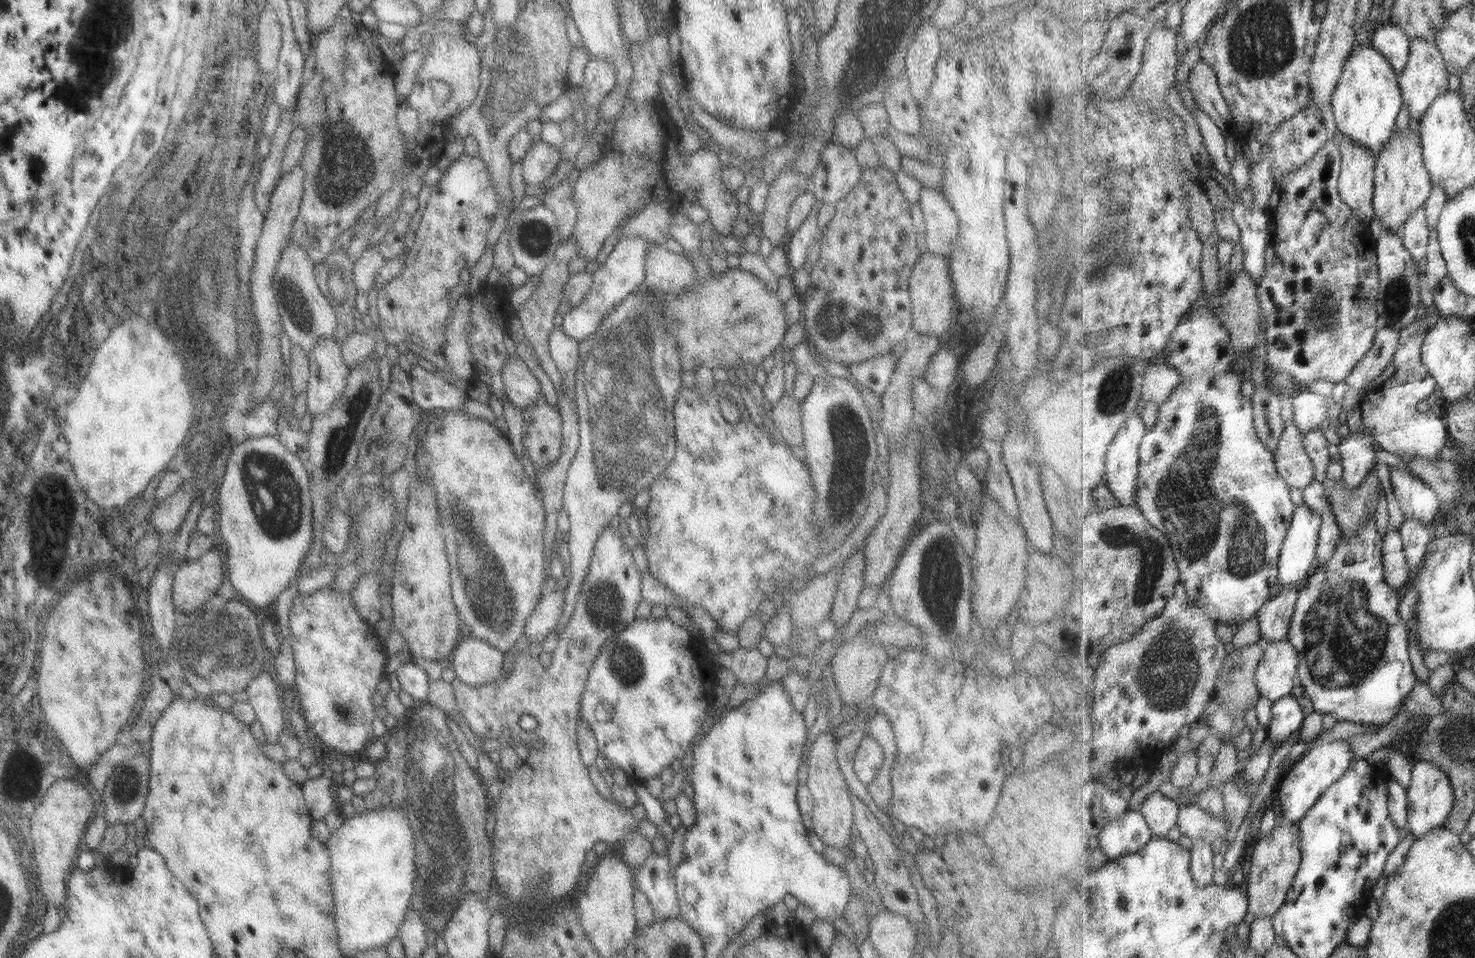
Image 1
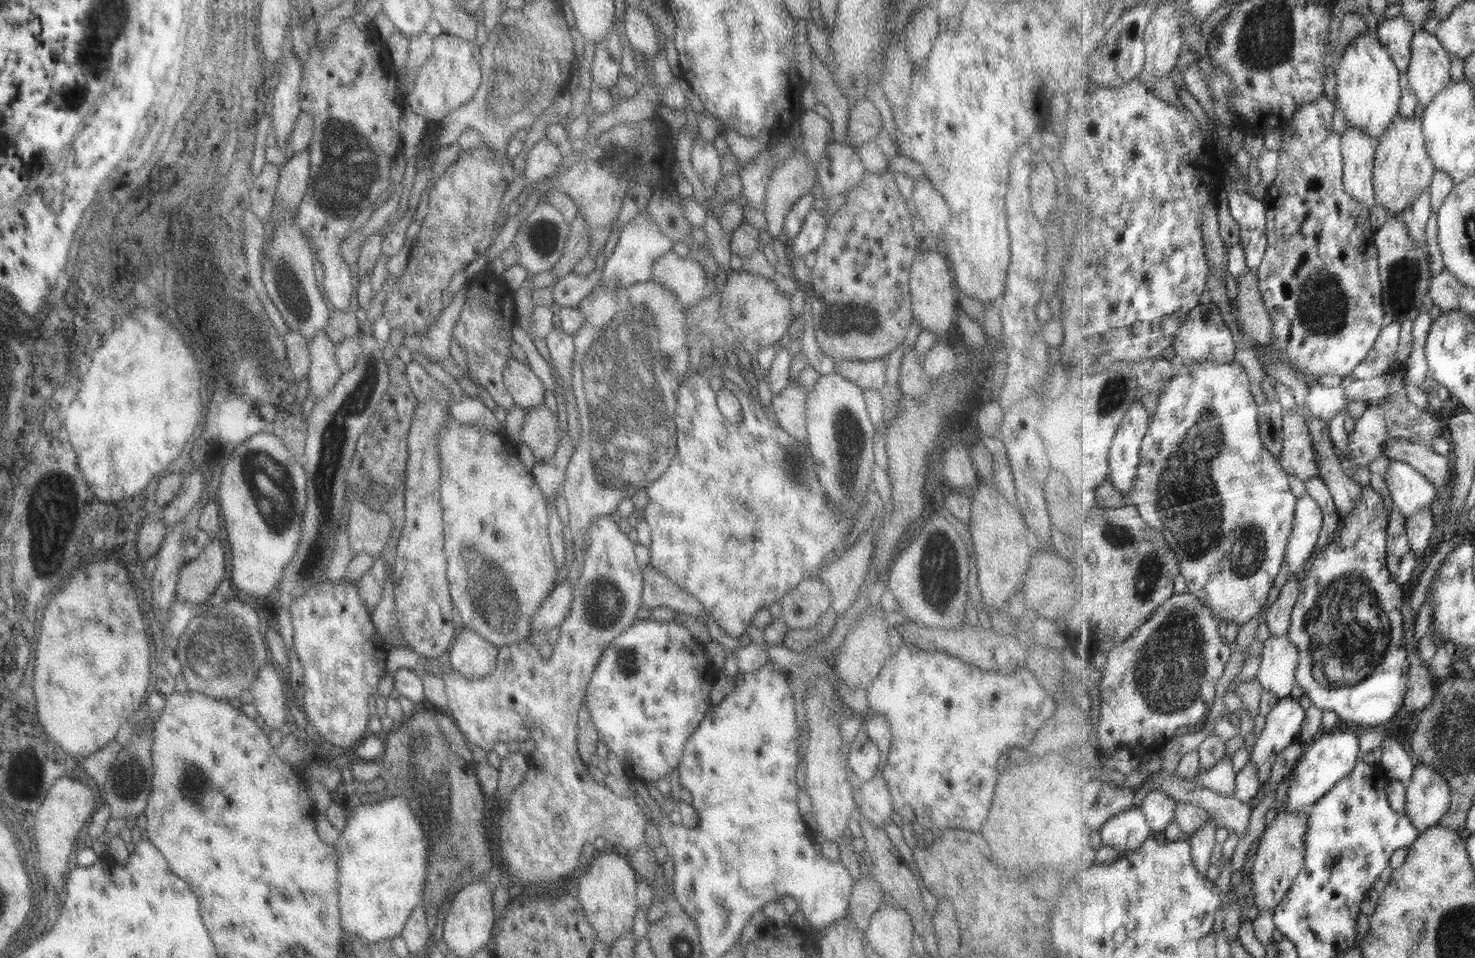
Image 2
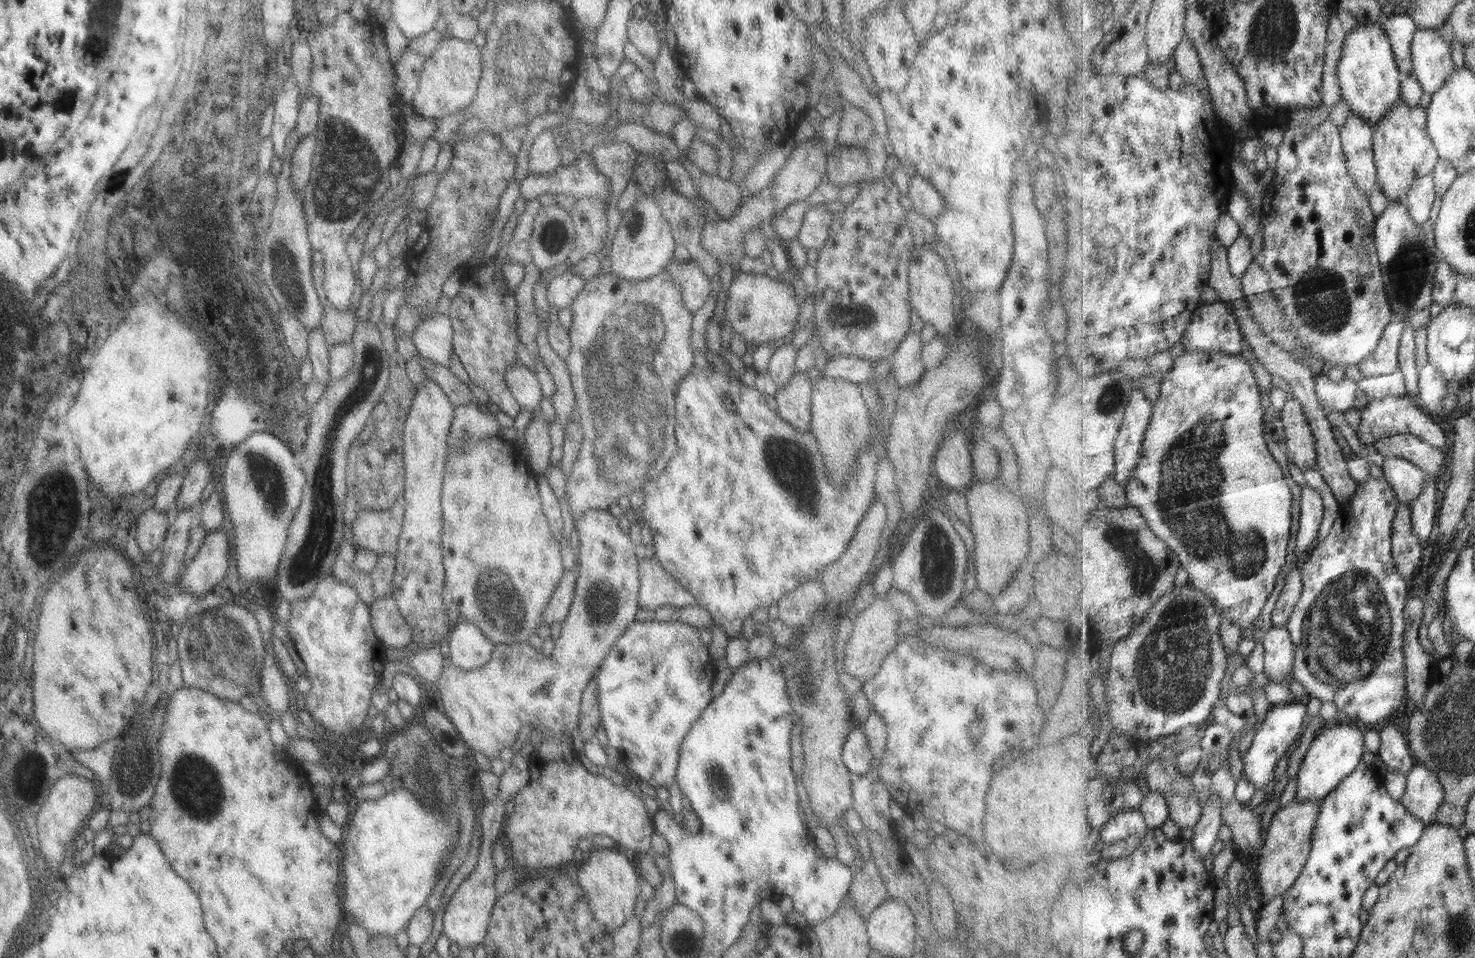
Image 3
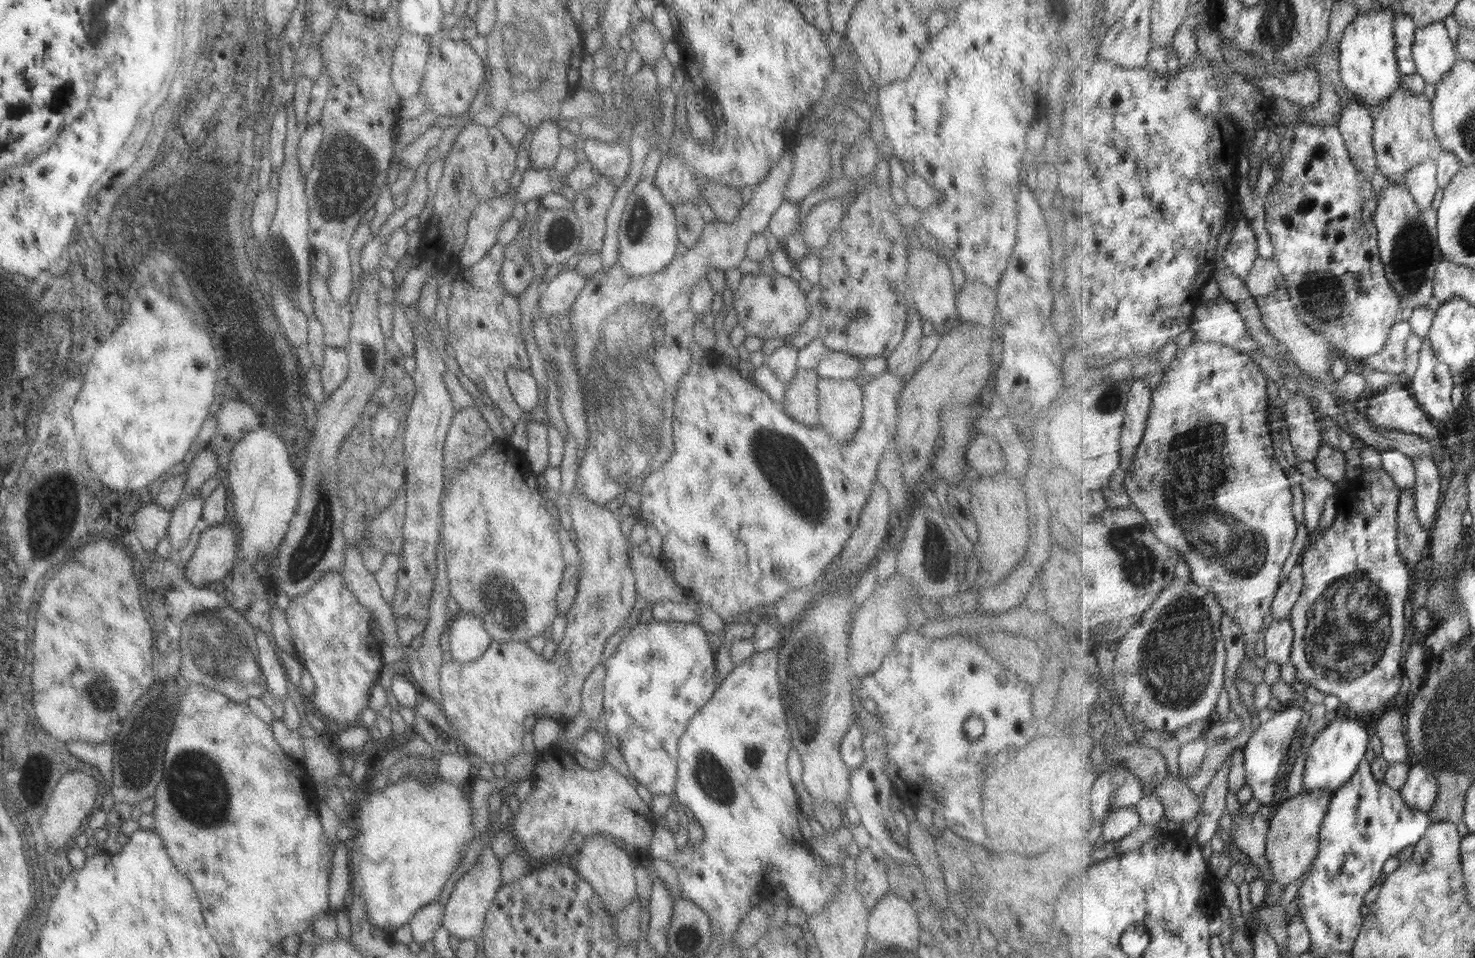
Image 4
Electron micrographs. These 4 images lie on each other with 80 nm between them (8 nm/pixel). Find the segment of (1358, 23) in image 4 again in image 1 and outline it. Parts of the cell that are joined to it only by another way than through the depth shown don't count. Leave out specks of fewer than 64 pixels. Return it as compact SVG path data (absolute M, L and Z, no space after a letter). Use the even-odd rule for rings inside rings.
M1372 44L1356 45L1344 66L1331 104L1341 135L1359 145L1365 145L1377 157L1393 137L1395 120L1399 118L1401 106L1404 105L1398 72Z

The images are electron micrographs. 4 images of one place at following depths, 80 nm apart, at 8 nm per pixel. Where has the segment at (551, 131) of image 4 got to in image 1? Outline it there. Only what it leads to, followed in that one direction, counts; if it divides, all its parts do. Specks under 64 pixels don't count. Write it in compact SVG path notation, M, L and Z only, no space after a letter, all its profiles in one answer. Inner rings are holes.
M540 140L533 143L520 161L523 184L534 186L543 183L556 170L559 158L559 151L553 146Z

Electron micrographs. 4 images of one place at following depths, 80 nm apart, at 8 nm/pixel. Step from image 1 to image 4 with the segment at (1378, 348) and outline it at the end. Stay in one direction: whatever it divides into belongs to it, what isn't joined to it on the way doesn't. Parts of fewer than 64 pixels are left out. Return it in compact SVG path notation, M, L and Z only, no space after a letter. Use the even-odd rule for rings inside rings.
M1401 320L1395 323L1391 327L1384 349L1379 354L1364 359L1363 363L1369 369L1402 375L1407 366L1405 346L1407 346L1407 338L1411 336L1411 332L1413 332L1413 327L1409 321Z

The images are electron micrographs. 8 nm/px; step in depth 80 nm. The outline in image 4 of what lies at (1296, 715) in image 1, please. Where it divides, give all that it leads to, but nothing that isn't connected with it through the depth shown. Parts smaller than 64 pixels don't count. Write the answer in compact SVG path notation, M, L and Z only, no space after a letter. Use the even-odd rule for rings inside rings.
M1294 704L1289 707L1277 707L1274 716L1262 723L1252 736L1248 739L1247 743L1243 746L1242 752L1244 753L1244 766L1245 766L1245 782L1252 786L1255 798L1259 802L1261 808L1265 808L1271 804L1273 796L1275 796L1275 786L1277 786L1281 771L1281 761L1285 760L1289 746L1295 740L1297 728L1301 724L1303 718L1303 710Z

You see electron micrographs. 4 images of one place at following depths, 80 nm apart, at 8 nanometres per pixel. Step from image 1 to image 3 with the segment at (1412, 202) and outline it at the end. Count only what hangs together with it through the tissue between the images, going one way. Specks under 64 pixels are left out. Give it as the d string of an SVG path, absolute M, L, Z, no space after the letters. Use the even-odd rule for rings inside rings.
M1399 101L1387 117L1374 128L1373 150L1377 166L1378 188L1387 200L1405 199L1418 178L1434 172L1441 158L1431 137L1427 135L1427 108L1419 104L1409 107Z

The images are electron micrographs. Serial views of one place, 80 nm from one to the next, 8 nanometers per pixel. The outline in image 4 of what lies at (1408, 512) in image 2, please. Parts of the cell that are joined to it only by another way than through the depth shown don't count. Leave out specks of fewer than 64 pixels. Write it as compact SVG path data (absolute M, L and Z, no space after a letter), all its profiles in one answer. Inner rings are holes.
M1389 450L1381 452L1382 468L1398 483L1401 491L1414 492L1418 485L1418 470L1414 460L1401 452Z

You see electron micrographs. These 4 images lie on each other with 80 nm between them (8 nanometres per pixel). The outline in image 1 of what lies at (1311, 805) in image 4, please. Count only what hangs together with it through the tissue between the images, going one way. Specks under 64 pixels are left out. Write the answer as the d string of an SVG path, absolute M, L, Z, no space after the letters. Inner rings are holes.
M1283 820L1270 833L1262 834L1259 840L1252 843L1245 865L1246 881L1243 888L1248 895L1248 912L1254 919L1275 916L1286 902L1302 863L1299 831L1299 822Z

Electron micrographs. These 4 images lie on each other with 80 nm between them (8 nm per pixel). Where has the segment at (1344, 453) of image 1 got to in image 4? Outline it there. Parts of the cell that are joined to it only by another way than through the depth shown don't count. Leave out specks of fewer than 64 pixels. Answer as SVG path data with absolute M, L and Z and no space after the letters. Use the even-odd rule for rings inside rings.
M1394 382L1386 390L1372 394L1368 398L1366 415L1370 424L1379 428L1392 428L1407 434L1418 434L1431 443L1442 443L1439 428L1430 417L1413 392L1404 383Z

